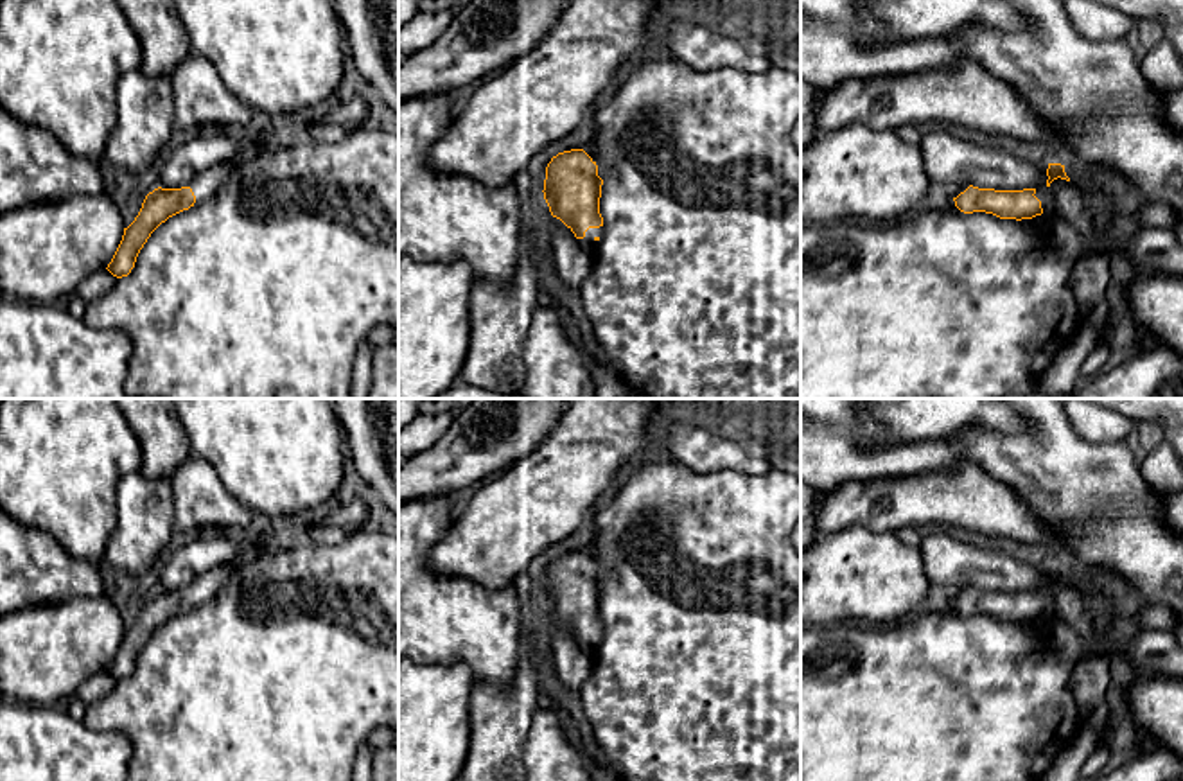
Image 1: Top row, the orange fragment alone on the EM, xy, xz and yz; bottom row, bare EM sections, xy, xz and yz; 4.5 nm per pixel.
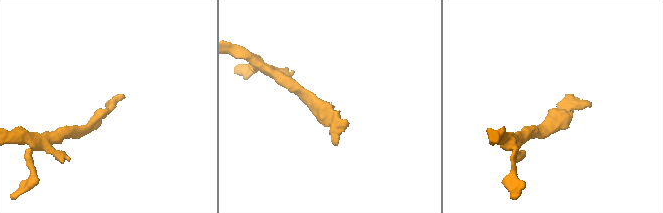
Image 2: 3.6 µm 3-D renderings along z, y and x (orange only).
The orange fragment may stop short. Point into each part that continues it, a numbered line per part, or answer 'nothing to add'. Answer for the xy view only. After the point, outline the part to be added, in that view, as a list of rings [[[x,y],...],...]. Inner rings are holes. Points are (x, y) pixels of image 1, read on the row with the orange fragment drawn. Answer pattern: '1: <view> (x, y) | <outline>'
1: xy (203, 185) | [[[250,135],[241,147],[235,162],[226,162],[210,167],[208,171],[197,174],[187,187],[192,189],[196,196],[196,203],[206,201],[232,174],[233,171],[255,156],[259,156],[262,151],[266,151],[264,140],[260,135]]]

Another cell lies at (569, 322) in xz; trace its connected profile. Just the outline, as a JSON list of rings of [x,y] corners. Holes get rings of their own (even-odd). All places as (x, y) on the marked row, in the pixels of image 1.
[[[553,298],[551,305],[558,311],[569,339],[574,345],[583,345],[576,318],[558,300]]]

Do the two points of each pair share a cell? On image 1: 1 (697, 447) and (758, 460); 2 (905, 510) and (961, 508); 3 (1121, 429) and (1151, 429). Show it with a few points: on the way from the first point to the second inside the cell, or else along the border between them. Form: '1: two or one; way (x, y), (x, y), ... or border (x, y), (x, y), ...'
1: one; way (711, 449), (731, 451), (744, 458)
2: one; way (920, 508), (946, 508)
3: two; border (1137, 424), (1131, 440)

